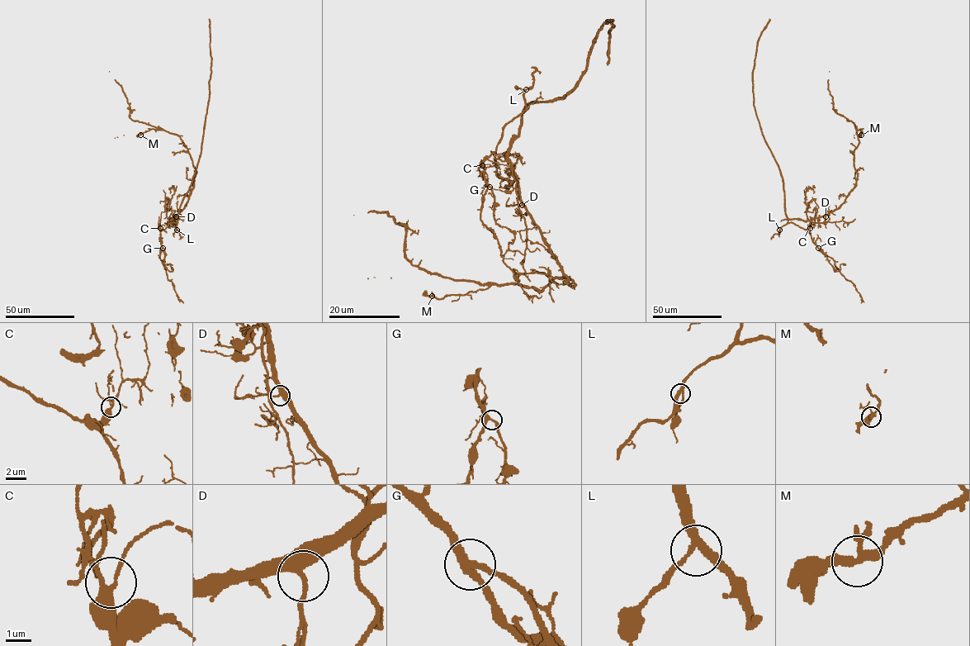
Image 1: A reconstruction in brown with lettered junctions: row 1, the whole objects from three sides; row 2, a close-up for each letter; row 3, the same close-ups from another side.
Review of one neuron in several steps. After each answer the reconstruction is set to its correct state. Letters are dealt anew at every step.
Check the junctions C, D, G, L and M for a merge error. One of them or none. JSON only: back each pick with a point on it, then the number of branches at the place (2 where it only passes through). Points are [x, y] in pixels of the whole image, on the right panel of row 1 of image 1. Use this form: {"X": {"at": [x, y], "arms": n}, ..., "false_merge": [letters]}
{"false_merge": []}

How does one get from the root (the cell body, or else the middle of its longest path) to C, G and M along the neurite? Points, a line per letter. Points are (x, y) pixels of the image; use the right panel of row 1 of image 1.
C: (808, 220), (789, 219), (787, 222), (806, 230), (810, 228)
G: (808, 220), (789, 219), (787, 222), (806, 230), (818, 248)
M: (808, 220), (824, 216), (836, 209), (856, 184), (854, 151), (859, 142), (857, 130), (861, 129), (861, 135)

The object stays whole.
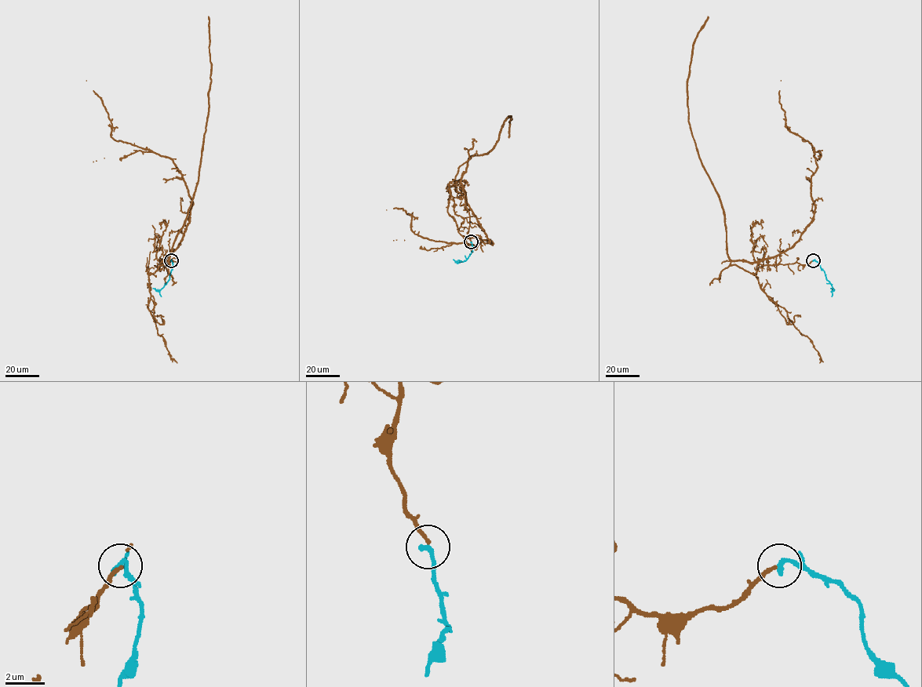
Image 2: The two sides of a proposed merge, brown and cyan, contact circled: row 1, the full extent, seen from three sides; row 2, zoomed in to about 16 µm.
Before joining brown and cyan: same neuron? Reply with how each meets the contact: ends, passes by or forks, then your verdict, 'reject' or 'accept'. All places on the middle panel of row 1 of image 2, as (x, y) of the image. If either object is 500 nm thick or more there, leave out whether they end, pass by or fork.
brown ends | cyan ends | accept

